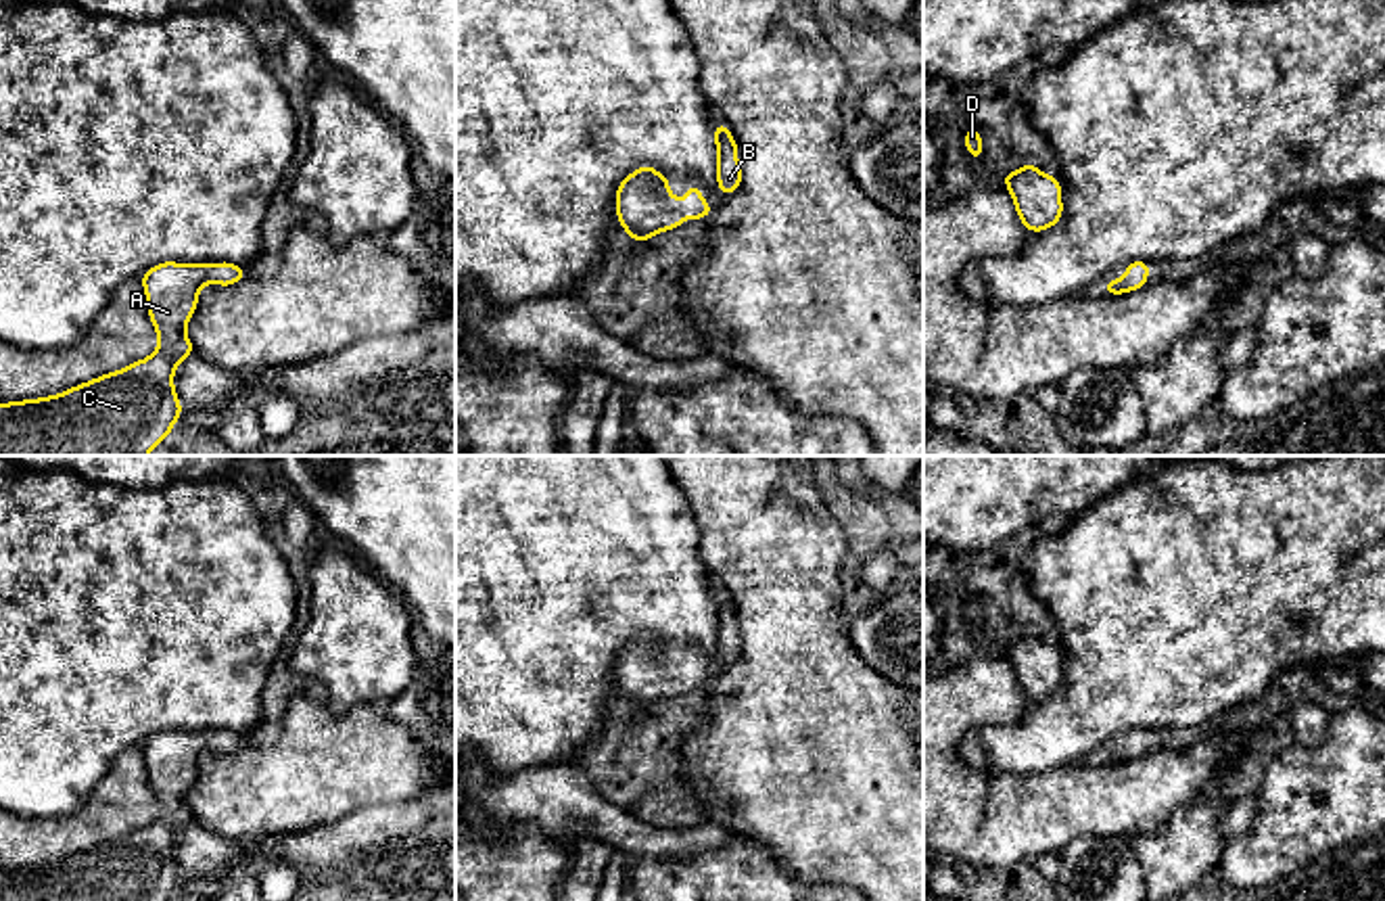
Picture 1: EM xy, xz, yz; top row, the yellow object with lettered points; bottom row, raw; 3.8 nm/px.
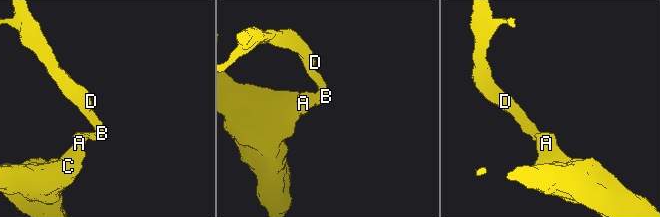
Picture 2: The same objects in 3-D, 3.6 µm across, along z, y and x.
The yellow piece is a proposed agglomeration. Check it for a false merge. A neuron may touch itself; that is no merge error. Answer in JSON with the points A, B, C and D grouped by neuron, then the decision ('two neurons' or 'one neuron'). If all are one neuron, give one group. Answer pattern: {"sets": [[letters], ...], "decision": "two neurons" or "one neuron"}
{"sets": [["A", "B", "C", "D"]], "decision": "one neuron"}

